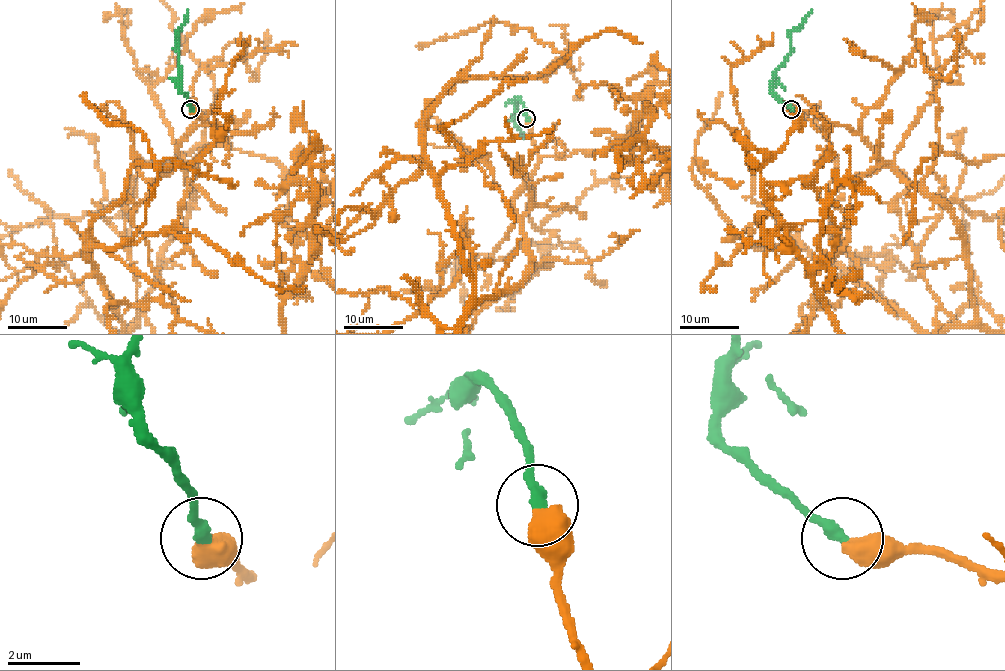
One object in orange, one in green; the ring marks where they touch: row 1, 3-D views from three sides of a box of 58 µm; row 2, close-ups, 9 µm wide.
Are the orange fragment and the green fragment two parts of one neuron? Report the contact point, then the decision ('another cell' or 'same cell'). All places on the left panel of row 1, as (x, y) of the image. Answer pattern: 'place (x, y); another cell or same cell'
place (190, 109); same cell

